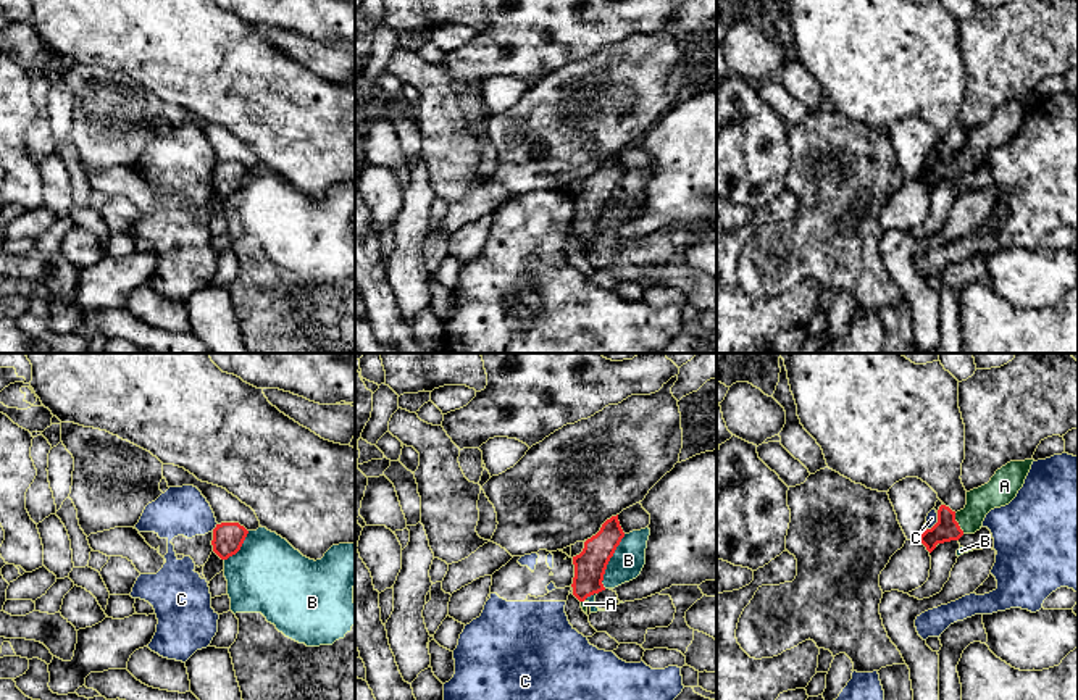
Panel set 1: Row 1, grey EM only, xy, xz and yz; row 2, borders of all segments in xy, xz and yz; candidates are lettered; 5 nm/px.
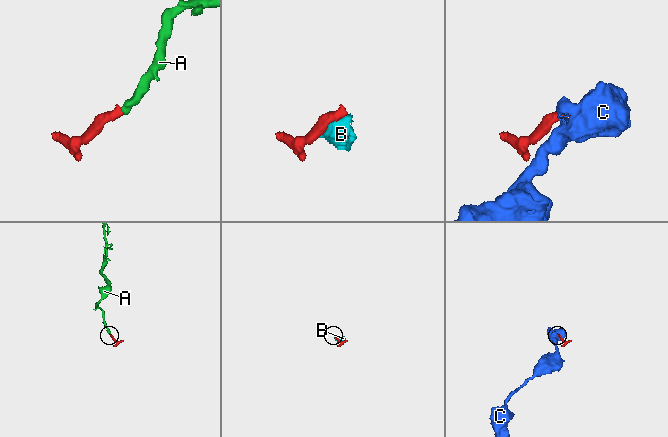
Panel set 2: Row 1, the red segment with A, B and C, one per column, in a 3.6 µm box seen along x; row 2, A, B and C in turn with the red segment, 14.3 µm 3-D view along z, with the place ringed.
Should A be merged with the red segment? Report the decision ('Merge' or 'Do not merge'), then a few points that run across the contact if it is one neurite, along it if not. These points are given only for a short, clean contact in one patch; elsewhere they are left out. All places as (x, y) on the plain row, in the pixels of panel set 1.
Merge. Line: yz (946, 168), (957, 162), (994, 133)

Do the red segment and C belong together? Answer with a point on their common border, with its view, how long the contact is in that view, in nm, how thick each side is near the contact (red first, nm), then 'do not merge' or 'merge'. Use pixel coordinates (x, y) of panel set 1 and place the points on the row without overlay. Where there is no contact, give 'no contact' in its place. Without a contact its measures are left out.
yz (936, 162) | 120 nm | 120/60 nm | do not merge

